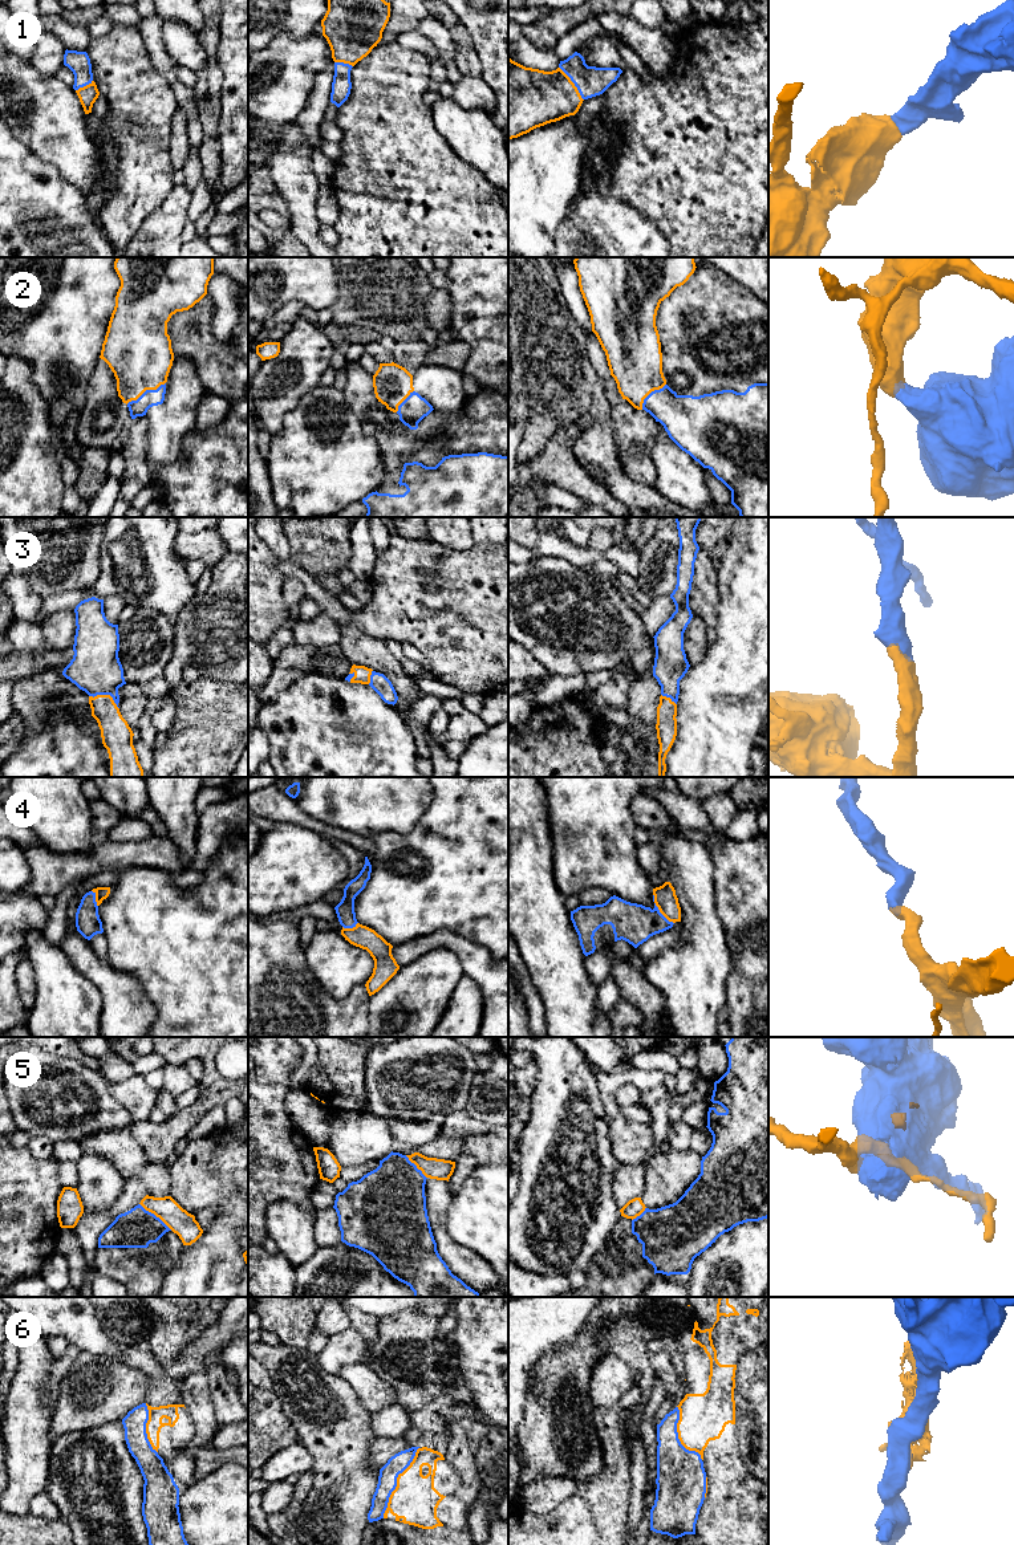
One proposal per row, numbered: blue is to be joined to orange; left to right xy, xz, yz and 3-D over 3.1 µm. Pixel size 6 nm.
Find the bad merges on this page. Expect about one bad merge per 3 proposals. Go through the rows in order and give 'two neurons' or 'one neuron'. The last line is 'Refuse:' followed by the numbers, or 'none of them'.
1: one neuron
2: one neuron
3: one neuron
4: one neuron
5: two neurons
6: two neurons
Refuse: 5, 6

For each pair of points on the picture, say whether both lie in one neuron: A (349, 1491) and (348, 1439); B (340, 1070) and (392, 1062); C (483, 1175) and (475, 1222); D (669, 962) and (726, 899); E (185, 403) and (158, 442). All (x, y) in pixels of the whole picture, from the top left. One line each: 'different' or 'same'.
A: same
B: different
C: same
D: different
E: same

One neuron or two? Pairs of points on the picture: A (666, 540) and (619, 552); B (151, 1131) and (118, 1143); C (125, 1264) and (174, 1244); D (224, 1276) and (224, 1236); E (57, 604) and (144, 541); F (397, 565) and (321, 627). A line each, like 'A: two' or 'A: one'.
A: two
B: two
C: one
D: one
E: one
F: two

